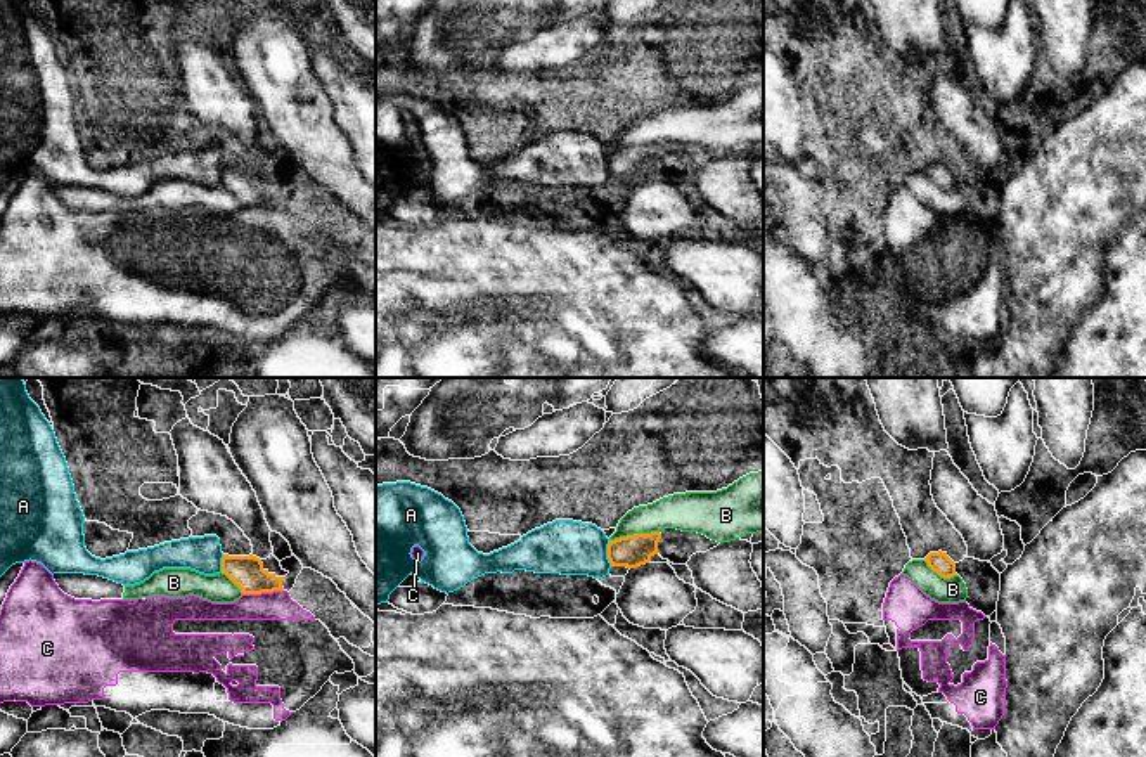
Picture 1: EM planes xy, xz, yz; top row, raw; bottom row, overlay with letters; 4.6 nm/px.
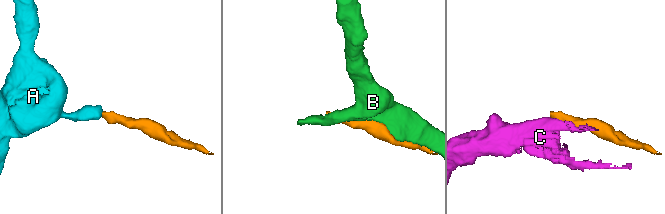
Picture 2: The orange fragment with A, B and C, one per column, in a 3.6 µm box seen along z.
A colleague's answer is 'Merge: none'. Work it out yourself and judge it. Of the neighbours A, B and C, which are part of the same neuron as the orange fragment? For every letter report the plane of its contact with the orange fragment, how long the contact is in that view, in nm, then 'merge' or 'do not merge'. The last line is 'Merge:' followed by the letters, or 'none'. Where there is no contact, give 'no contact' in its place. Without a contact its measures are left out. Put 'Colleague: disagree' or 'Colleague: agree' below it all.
A: xz | 120 nm | do not merge
B: xz | 240 nm | do not merge
C: xy | 190 nm | do not merge
Merge: none
Colleague: agree

